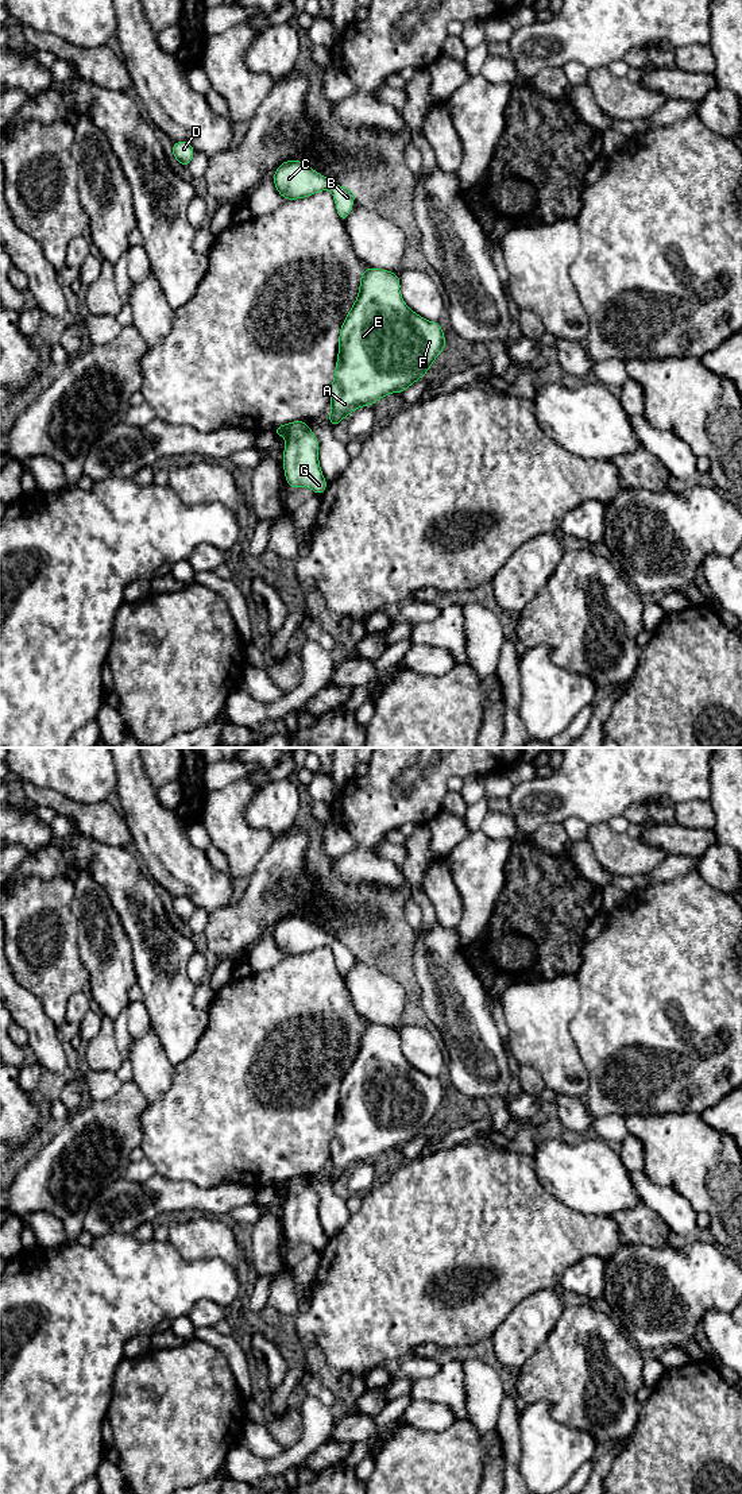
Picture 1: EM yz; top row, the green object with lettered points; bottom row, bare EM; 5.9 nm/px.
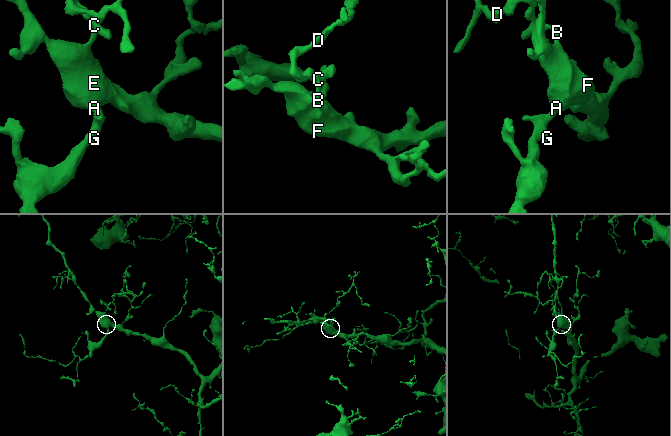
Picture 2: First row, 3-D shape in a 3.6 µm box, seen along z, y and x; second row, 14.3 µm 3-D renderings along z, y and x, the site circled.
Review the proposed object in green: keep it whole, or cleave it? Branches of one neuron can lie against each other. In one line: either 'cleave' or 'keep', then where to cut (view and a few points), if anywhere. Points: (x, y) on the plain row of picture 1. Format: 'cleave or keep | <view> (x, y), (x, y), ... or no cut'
keep | no cut

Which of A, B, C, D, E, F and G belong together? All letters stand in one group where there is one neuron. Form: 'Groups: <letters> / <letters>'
Groups: A B C D E F G

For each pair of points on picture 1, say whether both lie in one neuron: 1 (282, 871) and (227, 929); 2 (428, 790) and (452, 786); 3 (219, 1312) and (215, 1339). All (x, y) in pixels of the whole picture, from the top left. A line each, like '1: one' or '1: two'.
1: one
2: two
3: two

